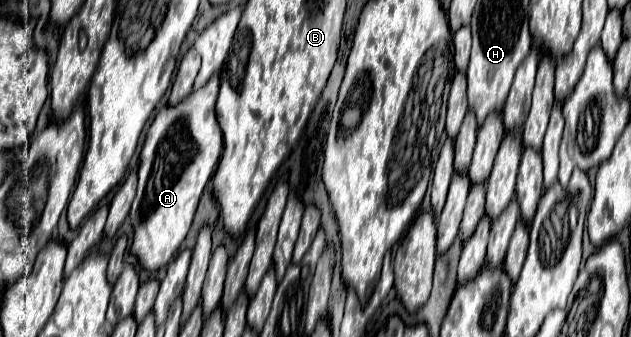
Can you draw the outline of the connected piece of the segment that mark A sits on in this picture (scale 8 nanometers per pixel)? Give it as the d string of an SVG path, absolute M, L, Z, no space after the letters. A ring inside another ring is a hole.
M213 75L205 87L199 91L193 91L187 99L183 99L175 107L163 107L145 137L145 145L141 149L141 163L139 163L139 187L137 195L129 213L131 225L133 225L133 243L131 243L131 255L135 255L141 265L147 271L159 271L165 267L173 255L177 253L179 245L189 233L189 227L193 223L193 215L199 203L199 197L215 171L215 165L219 161L221 149L223 149L223 133L215 117L215 101L219 91L219 75Z

